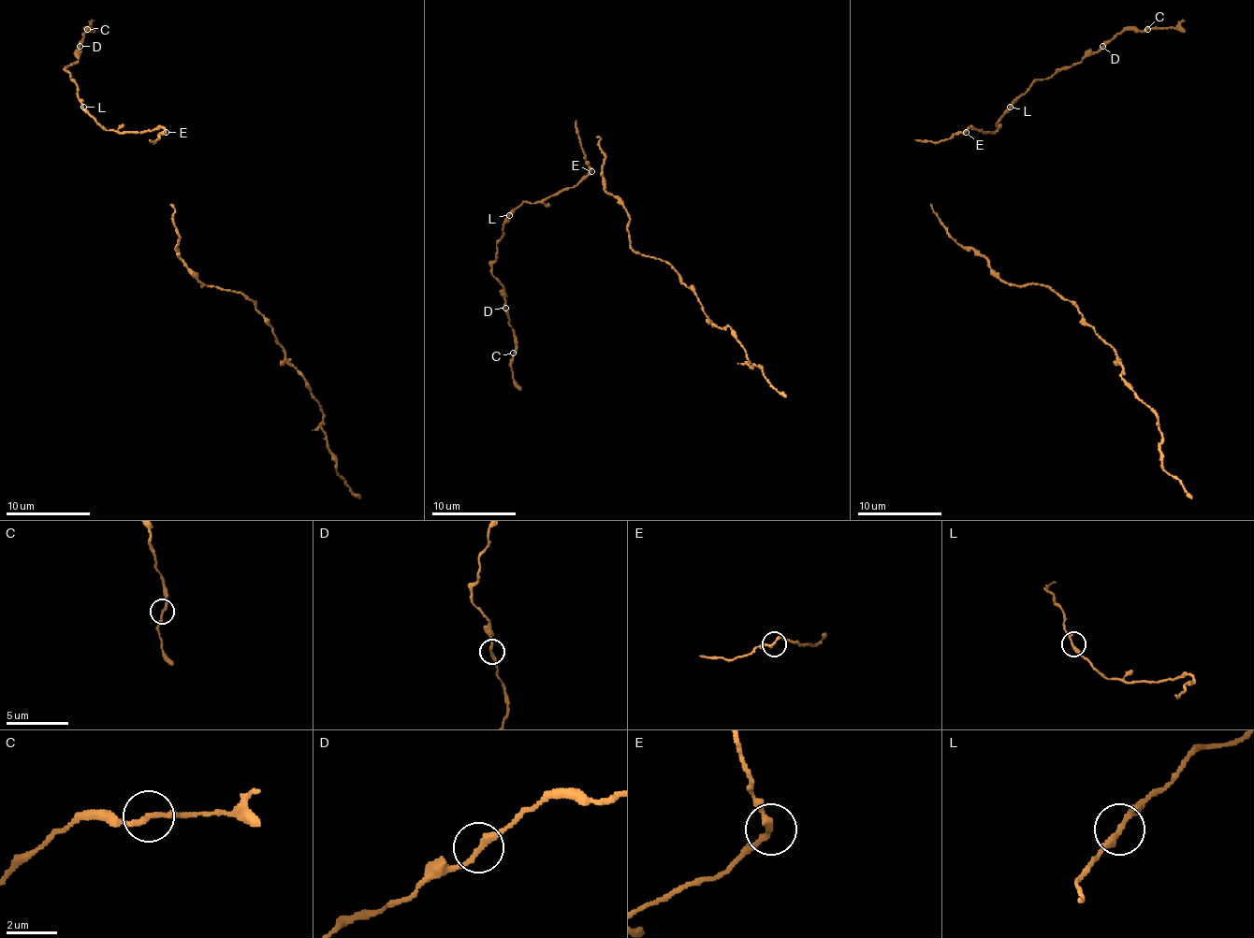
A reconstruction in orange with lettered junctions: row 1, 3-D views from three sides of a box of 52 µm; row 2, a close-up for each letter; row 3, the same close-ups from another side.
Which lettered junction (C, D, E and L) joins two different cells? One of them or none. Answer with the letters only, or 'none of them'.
none of them

